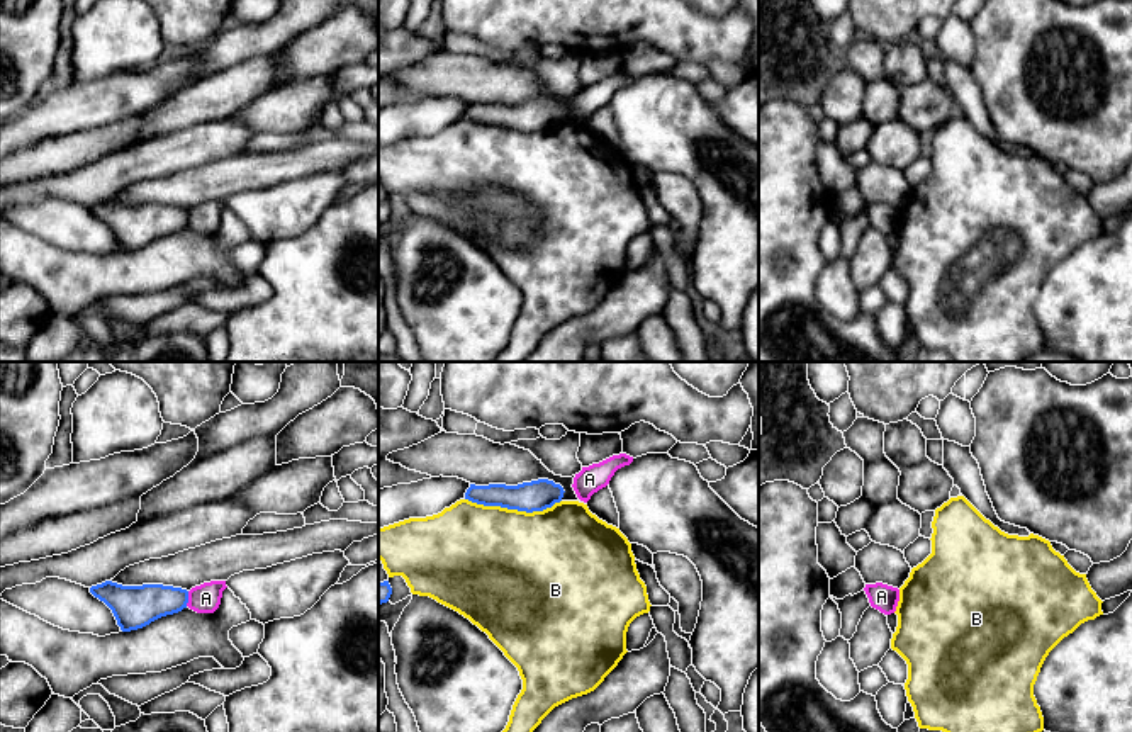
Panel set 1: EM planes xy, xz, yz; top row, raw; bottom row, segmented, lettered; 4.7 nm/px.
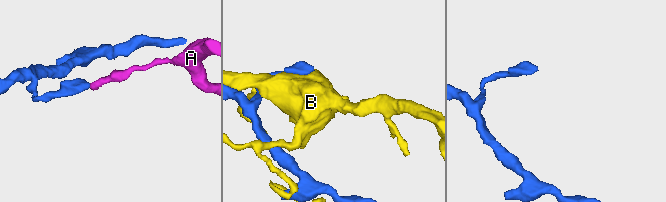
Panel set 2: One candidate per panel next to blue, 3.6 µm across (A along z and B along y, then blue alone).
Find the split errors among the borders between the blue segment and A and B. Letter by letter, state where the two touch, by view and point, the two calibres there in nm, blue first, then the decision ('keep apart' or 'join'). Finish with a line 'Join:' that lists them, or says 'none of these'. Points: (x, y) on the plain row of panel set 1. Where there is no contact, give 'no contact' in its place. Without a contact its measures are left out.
A: xy (187, 218) | 200/140 nm | keep apart
B: xz (513, 128) | 140/480 nm | keep apart
Join: none of these

